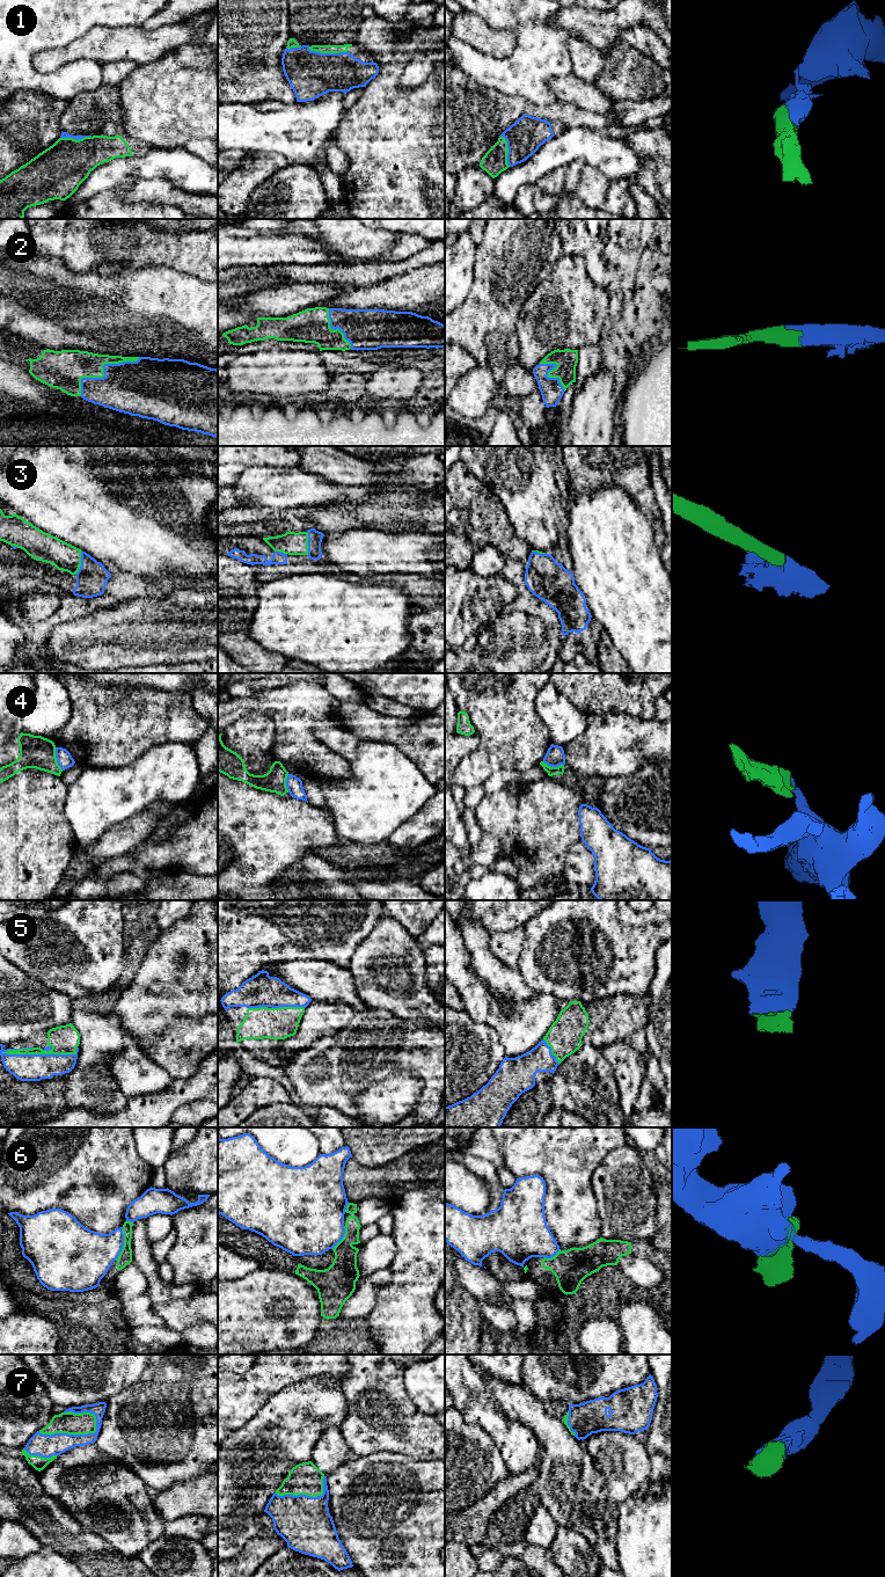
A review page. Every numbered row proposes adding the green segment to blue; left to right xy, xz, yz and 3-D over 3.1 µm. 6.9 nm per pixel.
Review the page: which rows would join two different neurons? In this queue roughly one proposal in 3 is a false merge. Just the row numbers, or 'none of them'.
4, 6

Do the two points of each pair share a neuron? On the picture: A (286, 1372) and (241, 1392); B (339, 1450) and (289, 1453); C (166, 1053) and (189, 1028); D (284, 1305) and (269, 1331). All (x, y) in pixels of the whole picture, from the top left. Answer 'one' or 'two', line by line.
A: one
B: two
C: one
D: two

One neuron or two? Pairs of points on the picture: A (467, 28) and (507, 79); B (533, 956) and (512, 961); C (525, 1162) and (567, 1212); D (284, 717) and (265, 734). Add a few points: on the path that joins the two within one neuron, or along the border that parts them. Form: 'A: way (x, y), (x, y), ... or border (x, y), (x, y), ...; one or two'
A: border (463, 42), (497, 58), (506, 58), (514, 49); two
B: border (525, 933), (517, 968); two
C: way (540, 1165), (567, 1191), (567, 1197); one
D: border (253, 710), (265, 713), (275, 723), (272, 751); two

